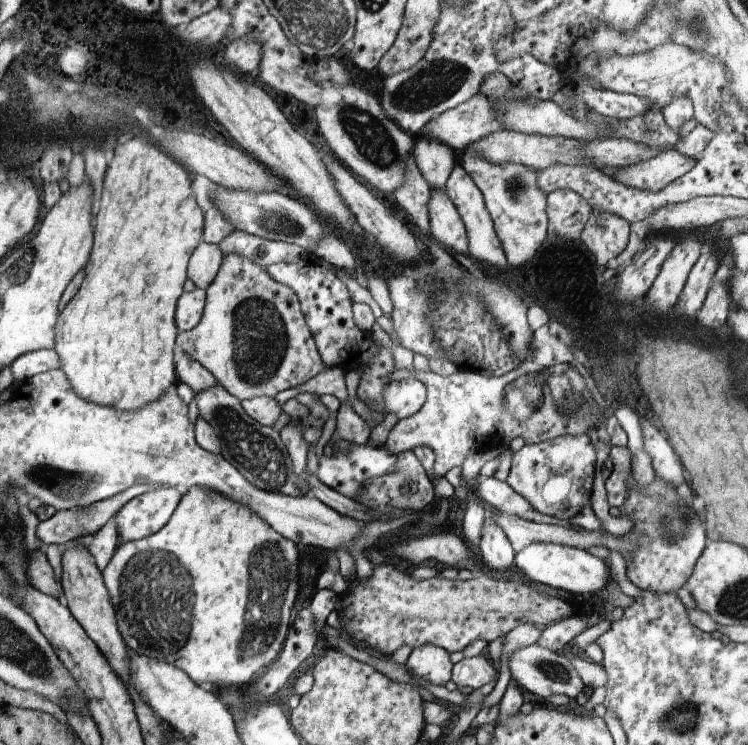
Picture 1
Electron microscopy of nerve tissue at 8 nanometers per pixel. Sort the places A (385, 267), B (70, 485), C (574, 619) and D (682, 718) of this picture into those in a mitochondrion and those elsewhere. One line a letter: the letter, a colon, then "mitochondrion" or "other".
A: other
B: mitochondrion
C: other
D: mitochondrion

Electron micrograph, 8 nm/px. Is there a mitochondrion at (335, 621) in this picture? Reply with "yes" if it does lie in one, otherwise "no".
no

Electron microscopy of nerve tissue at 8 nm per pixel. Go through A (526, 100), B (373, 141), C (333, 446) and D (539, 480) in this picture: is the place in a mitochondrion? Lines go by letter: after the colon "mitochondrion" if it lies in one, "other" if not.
A: other
B: mitochondrion
C: other
D: other

